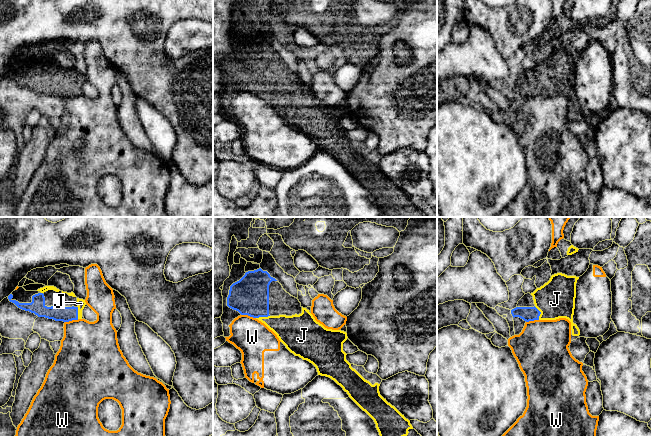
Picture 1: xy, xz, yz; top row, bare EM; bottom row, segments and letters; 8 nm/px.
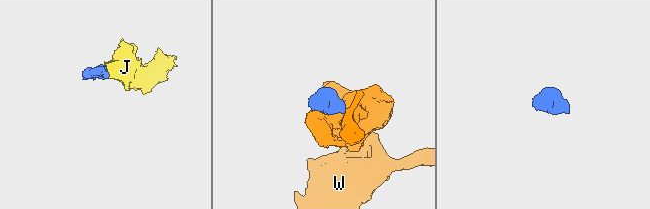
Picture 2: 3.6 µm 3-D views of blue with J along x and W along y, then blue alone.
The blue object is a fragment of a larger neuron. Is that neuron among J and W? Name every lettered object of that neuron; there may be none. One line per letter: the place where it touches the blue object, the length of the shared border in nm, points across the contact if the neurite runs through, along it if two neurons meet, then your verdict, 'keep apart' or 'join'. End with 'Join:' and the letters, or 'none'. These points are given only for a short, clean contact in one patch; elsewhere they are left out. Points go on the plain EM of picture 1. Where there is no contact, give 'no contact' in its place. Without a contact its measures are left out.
J: meets blue in xz at (262, 92); contact 110 nm long; runs through xz (249, 72), (260, 86), (262, 92), (271, 98), (289, 105); join
W: meets blue in xz at (248, 91); contact 120 nm long; keep apart
Join: J

